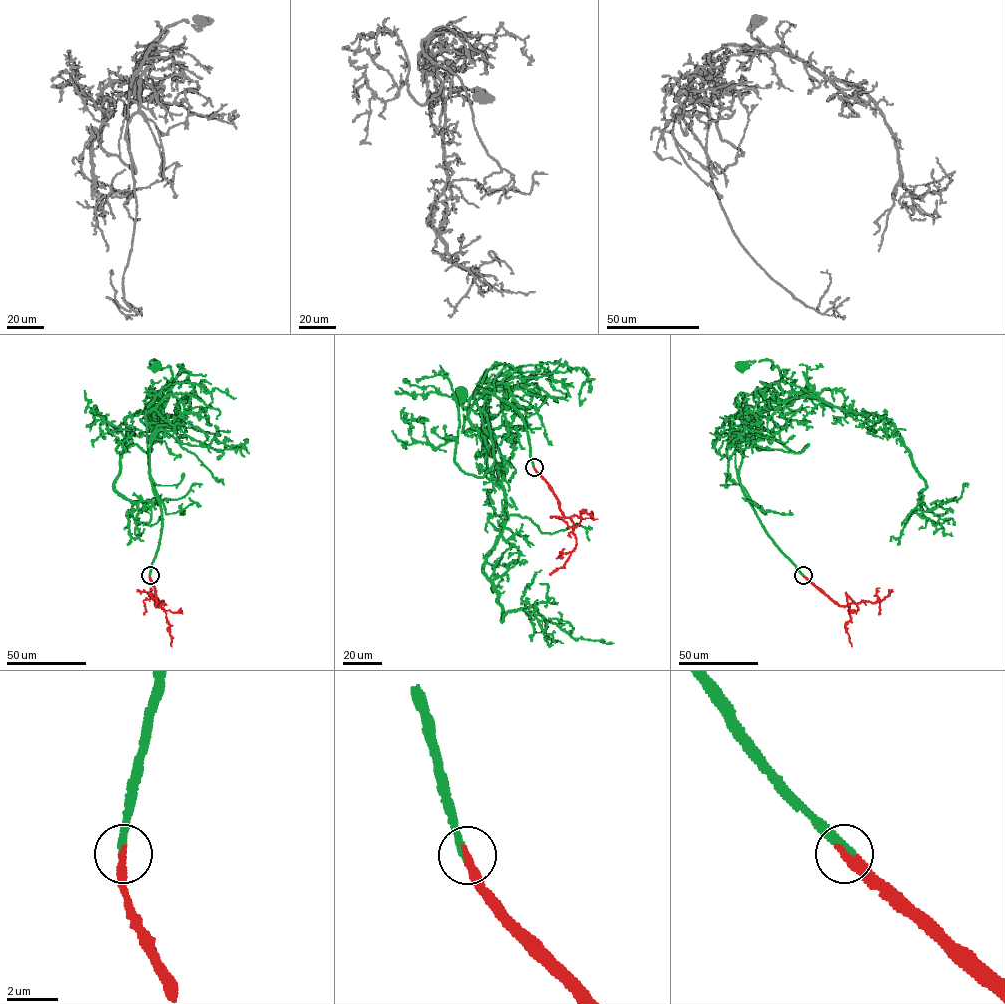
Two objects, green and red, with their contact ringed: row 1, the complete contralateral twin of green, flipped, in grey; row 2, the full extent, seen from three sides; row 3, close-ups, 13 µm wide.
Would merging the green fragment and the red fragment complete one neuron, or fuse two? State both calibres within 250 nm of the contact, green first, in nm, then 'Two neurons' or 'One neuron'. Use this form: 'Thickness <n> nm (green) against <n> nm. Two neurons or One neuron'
Thickness 320 nm (green) against 360 nm. One neuron

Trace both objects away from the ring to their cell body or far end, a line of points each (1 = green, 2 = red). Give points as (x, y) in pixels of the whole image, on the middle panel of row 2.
1: (534, 467), (521, 415), (478, 387), (501, 460), (499, 479), (494, 435), (462, 431), (460, 394)
2: (534, 467), (557, 499), (562, 514), (573, 523), (576, 545), (572, 551), (560, 557)

